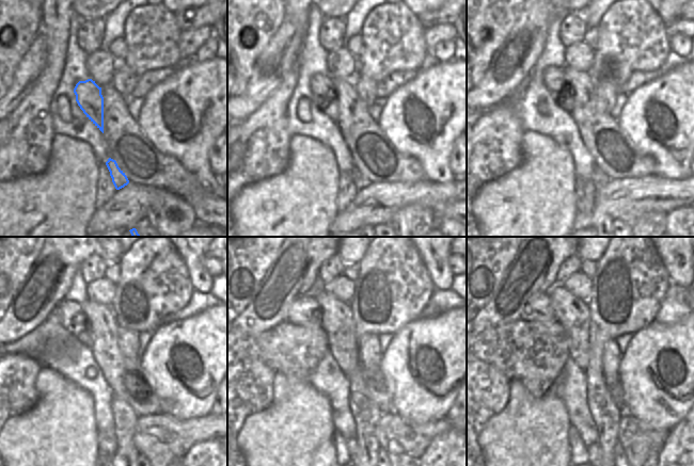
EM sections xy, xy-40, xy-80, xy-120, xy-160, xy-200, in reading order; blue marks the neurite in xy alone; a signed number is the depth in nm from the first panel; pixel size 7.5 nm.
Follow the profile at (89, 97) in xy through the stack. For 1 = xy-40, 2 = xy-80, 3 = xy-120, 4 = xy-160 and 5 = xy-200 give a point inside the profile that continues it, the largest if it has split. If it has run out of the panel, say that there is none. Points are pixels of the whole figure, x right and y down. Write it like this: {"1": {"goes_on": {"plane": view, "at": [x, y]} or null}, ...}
{"1": {"goes_on": {"plane": "xy-40", "at": [322, 87]}}, "2": {"goes_on": {"plane": "xy-80", "at": [553, 77]}}, "3": {"goes_on": {"plane": "xy-120", "at": [72, 317]}}, "4": {"goes_on": {"plane": "xy-160", "at": [304, 310]}}, "5": {"goes_on": {"plane": "xy-200", "at": [538, 308]}}}

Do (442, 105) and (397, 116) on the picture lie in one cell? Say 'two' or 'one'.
one

